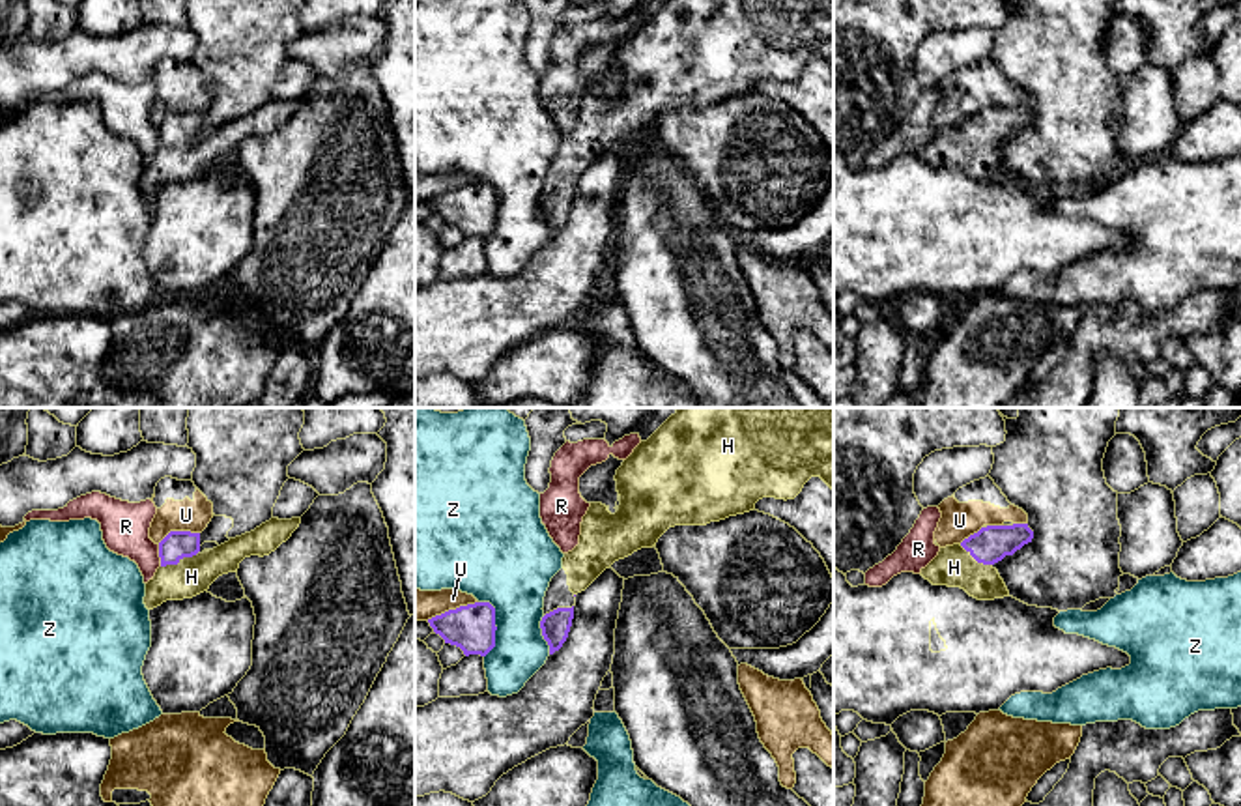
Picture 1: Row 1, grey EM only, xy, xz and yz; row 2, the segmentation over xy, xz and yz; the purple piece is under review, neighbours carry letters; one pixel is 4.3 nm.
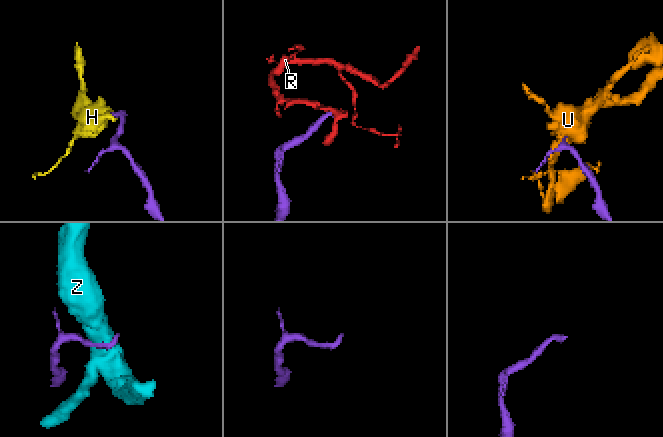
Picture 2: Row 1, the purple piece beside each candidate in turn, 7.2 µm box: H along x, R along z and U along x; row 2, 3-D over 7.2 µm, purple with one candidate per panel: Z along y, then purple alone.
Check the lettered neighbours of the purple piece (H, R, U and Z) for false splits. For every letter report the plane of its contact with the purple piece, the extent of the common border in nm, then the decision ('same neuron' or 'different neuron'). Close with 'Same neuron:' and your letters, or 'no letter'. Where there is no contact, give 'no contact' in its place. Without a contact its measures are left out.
H: xy | 160 nm | same neuron
R: xy | 100 nm | different neuron
U: xz | 240 nm | different neuron
Z: xz | 240 nm | different neuron
Same neuron: H

